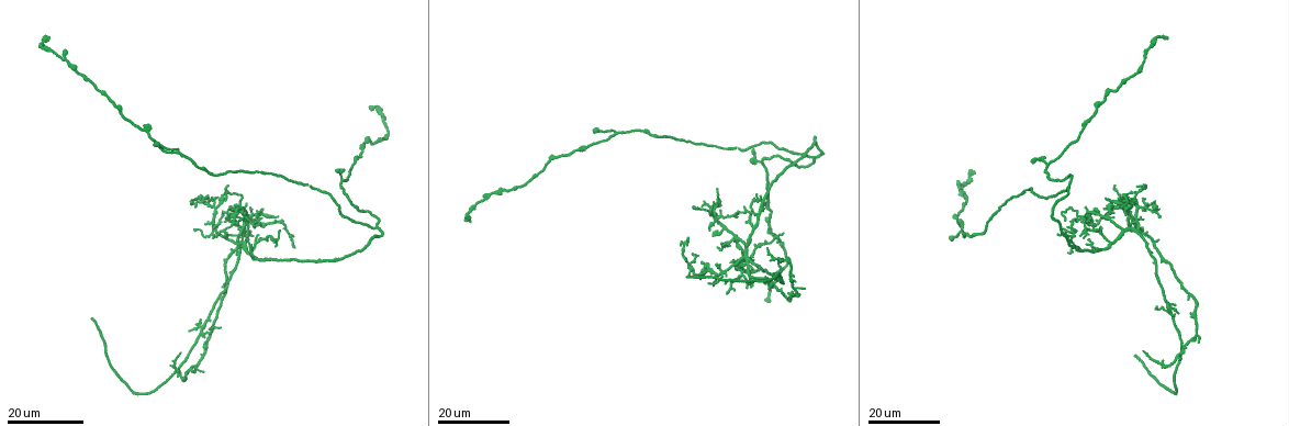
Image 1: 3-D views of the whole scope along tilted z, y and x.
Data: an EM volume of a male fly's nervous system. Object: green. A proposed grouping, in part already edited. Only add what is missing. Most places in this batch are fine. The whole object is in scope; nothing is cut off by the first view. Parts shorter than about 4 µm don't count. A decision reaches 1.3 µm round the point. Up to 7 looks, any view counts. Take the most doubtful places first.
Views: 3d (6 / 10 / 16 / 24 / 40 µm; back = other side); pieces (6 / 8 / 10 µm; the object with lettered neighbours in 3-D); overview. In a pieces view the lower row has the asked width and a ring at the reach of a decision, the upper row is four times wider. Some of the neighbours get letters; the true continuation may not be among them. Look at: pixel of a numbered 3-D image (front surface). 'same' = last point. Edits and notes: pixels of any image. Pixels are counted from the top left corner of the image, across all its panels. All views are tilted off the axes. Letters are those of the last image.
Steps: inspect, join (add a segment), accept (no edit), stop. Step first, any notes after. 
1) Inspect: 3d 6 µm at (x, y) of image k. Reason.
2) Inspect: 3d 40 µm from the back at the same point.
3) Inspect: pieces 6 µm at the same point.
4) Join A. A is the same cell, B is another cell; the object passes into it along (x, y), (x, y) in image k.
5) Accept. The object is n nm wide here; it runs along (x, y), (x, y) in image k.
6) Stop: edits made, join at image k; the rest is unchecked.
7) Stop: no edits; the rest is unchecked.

Inspect: 3d 24 µm at (753, 150) of image 1. An open end.

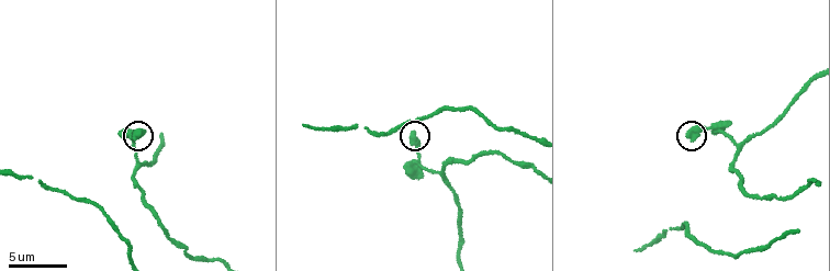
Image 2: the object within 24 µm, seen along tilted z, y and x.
Inspect: pieces 10 µm at (688, 137) of image 2. See the neighbours.

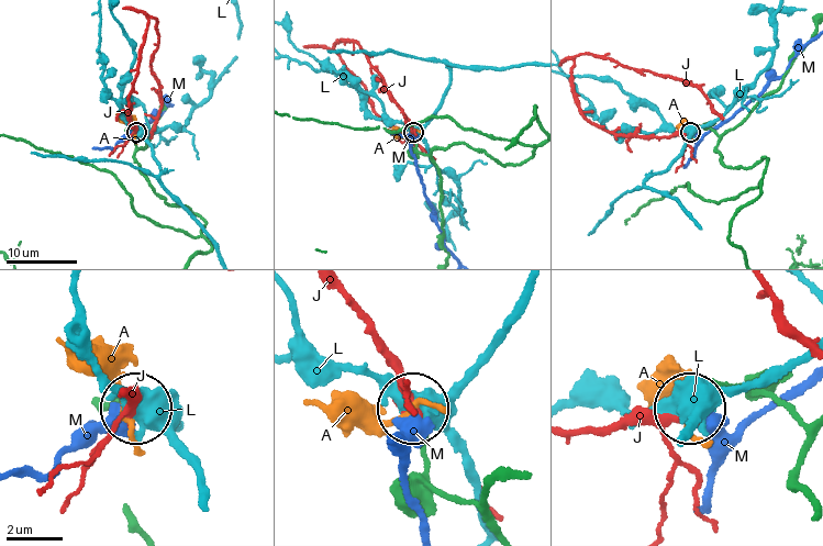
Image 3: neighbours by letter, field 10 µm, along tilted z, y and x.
Accept. The object is 440 nm wide here; A, J, L and M are other cells; none of them fits.

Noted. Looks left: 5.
Inspect: 3d 24 µm at (1114, 184) of image 1.

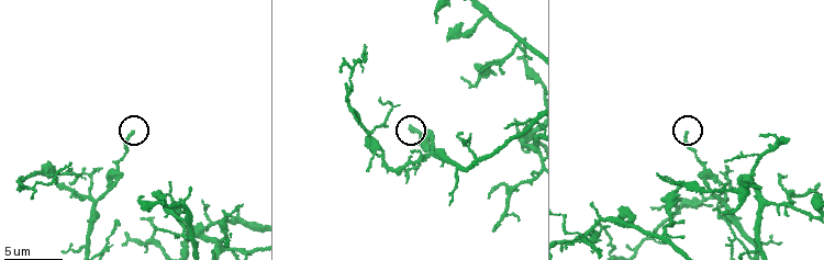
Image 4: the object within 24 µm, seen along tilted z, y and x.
Inspect: pieces 8 µm at (132, 130) of image 4.

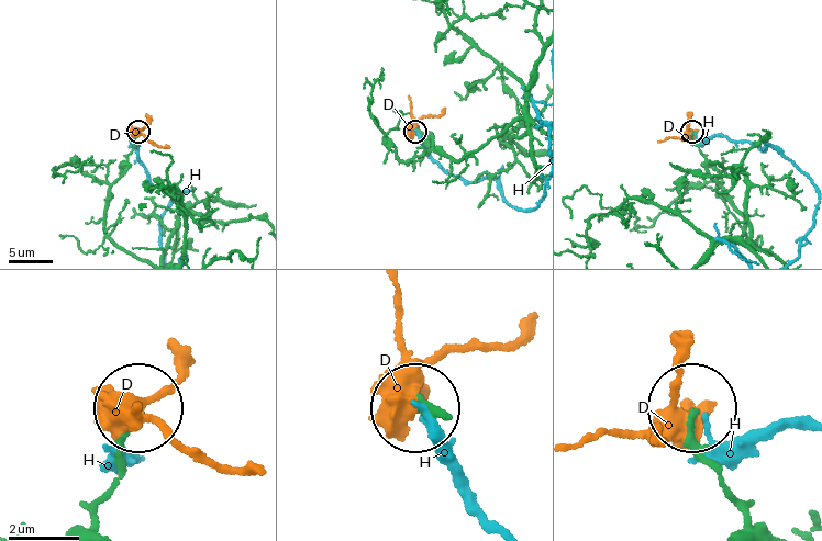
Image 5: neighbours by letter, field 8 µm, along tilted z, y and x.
Accept. D and H are other cells; it runs along (753, 528), (712, 470), (692, 416) in image 5; none of them fits.

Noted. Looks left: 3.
Inspect: 3d 24 µm at (91, 319) of image 1. Branch stops here.

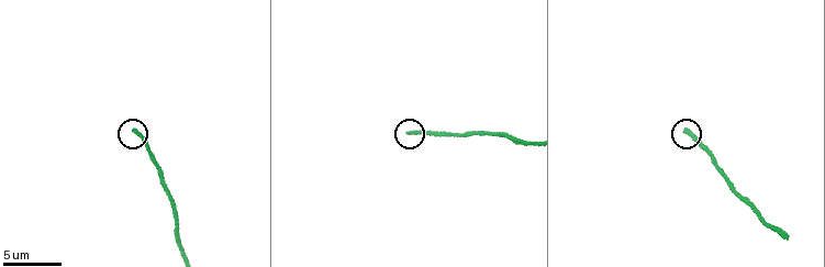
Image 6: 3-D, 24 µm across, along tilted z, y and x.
Inspect: pieces 6 µm at (407, 132) of image 6.

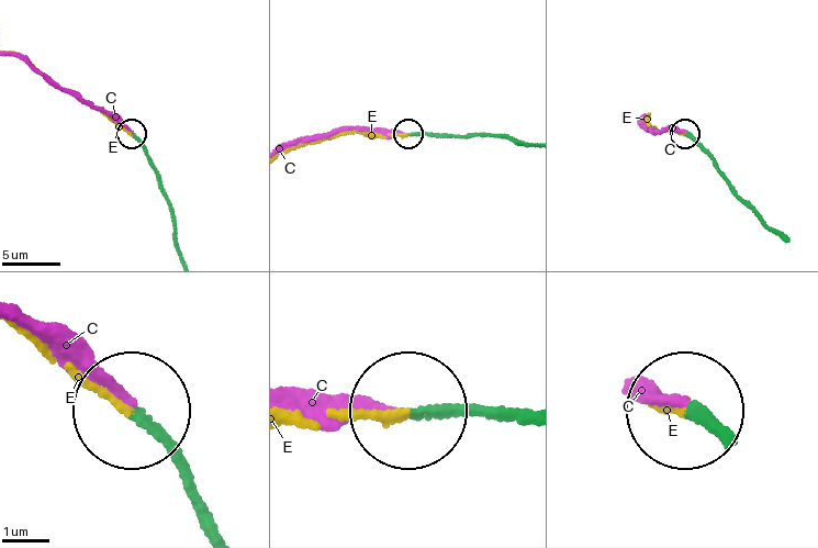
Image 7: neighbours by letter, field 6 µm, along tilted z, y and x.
Join E. The object is 160 nm wide here; E is the same cell, C is another cell; it goes on there.

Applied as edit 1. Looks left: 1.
Stop: edits made, join at image 7; the rest is unchecked.

